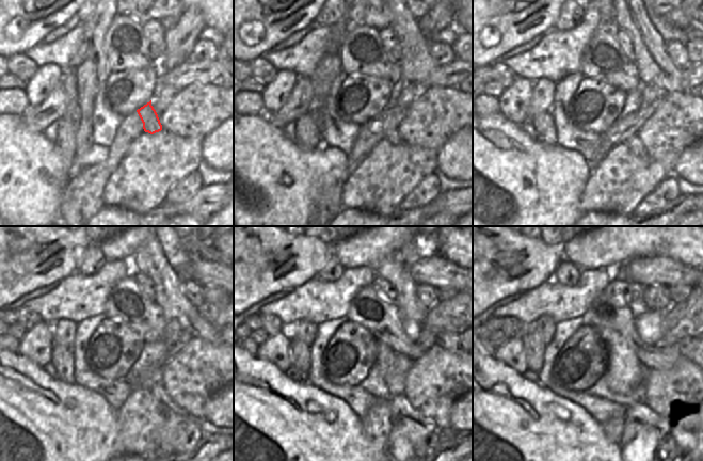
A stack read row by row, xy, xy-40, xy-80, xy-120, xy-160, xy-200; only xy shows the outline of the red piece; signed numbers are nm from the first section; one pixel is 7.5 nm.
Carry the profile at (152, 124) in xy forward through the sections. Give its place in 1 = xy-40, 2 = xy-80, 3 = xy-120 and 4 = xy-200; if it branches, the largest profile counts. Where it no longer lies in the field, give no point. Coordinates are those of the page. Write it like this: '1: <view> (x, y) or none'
1: xy-40 (393, 137)
2: xy-80 (634, 142)
3: xy-120 (175, 418)
4: xy-200 (639, 417)

